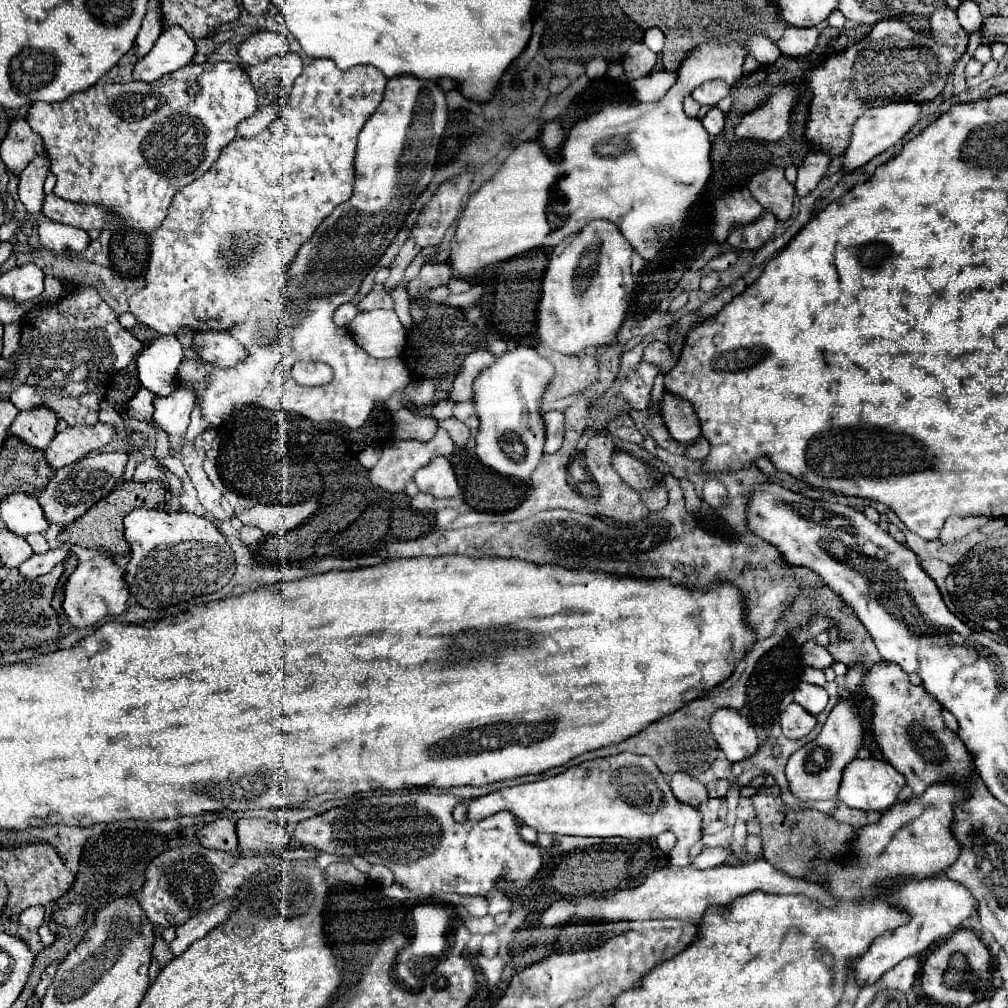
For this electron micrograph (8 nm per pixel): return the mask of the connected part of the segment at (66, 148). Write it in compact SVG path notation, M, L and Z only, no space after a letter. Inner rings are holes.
M190 63L186 67L182 67L178 73L172 73L170 77L162 77L160 81L156 83L142 83L142 81L130 81L130 83L110 83L110 85L92 85L90 89L82 91L82 93L76 93L74 97L68 97L64 99L62 103L44 103L44 101L38 101L38 103L32 103L28 113L26 113L26 121L28 125L40 133L40 137L44 139L44 145L52 157L52 173L56 175L56 187L54 187L54 193L62 199L68 199L72 203L84 203L84 205L100 205L102 209L106 211L112 211L114 215L118 215L124 223L124 227L130 227L130 229L138 229L138 231L152 231L156 229L164 217L166 217L166 209L174 197L174 193L196 181L198 177L202 177L210 167L212 163L218 159L220 151L236 139L236 127L242 119L250 117L256 113L256 103L258 103L258 95L254 93L254 87L250 85L250 77L248 73L236 65L236 63Z

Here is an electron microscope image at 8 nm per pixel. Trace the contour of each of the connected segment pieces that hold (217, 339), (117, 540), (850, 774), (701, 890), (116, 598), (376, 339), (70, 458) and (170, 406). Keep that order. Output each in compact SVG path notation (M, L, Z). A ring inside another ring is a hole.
M196 333L192 337L192 349L200 359L206 359L214 367L234 367L242 363L248 353L240 341L226 333Z
M148 481L148 483L122 483L110 497L104 497L94 505L94 509L88 509L82 517L66 525L58 539L60 543L74 543L80 547L94 547L96 551L110 551L112 555L126 555L130 551L130 543L124 537L124 525L122 519L134 511L136 507L162 507L166 503L166 487L160 481Z
M854 759L848 769L844 769L842 783L838 789L838 799L852 807L862 811L888 811L896 801L900 789L906 785L906 779L902 773L898 773L888 761L882 759Z
M758 859L746 865L722 865L714 869L694 869L694 867L664 867L652 873L640 887L608 891L604 897L588 895L584 899L558 899L542 915L542 929L570 921L574 915L584 919L604 919L604 921L648 921L648 919L680 919L700 923L708 907L730 905L736 897L762 891L774 895L804 895L816 899L826 907L834 907L836 899L826 885L818 885L806 879L790 877L784 871L774 869L768 861Z
M98 553L94 559L80 563L70 575L64 591L64 611L74 627L90 627L106 615L122 615L126 611L126 601L130 597L128 585L124 581L124 569L112 561L108 553Z
M374 309L374 311L360 311L350 327L352 339L376 359L396 357L404 349L404 329L396 315L396 311Z
M96 423L92 427L86 425L68 427L66 431L54 437L50 449L46 449L46 459L52 469L60 469L80 461L92 451L100 451L102 447L108 447L116 439L118 433L110 423Z
M178 385L178 389L170 397L160 397L154 401L154 421L160 429L168 433L170 449L178 449L184 439L190 413L196 405L194 389L186 385Z

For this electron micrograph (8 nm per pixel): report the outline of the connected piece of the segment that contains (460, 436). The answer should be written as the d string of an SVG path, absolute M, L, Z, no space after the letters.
M454 417L444 419L444 421L438 421L438 427L440 427L440 429L444 429L444 431L448 431L448 435L456 441L456 445L464 445L464 443L468 441L468 437L470 437L468 427L466 427L464 423L456 421Z

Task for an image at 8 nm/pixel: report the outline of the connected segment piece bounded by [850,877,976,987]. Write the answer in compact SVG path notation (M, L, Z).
M946 877L908 881L896 891L890 891L886 901L896 909L904 911L910 921L898 929L880 935L878 941L872 941L870 949L862 957L856 957L850 963L854 971L854 981L860 987L876 983L888 969L896 967L902 959L910 955L920 955L938 939L946 939L956 927L960 927L970 915L976 913L976 901L974 897L970 897L968 889L962 885L954 885L954 881L948 881Z

